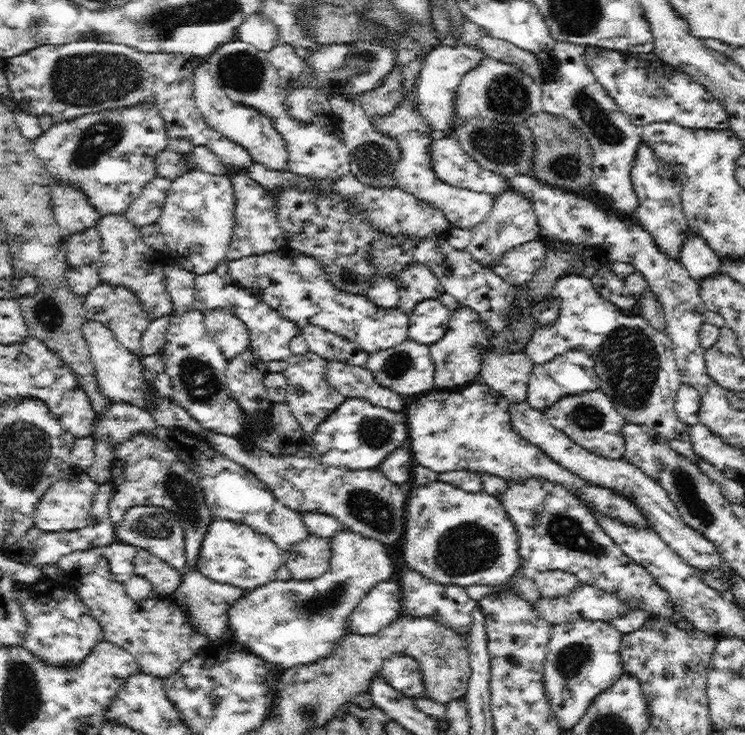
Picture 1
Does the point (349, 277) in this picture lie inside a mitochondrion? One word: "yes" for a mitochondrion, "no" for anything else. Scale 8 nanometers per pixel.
yes

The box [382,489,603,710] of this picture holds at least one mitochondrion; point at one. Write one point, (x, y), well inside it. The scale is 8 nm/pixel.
(465, 548)

